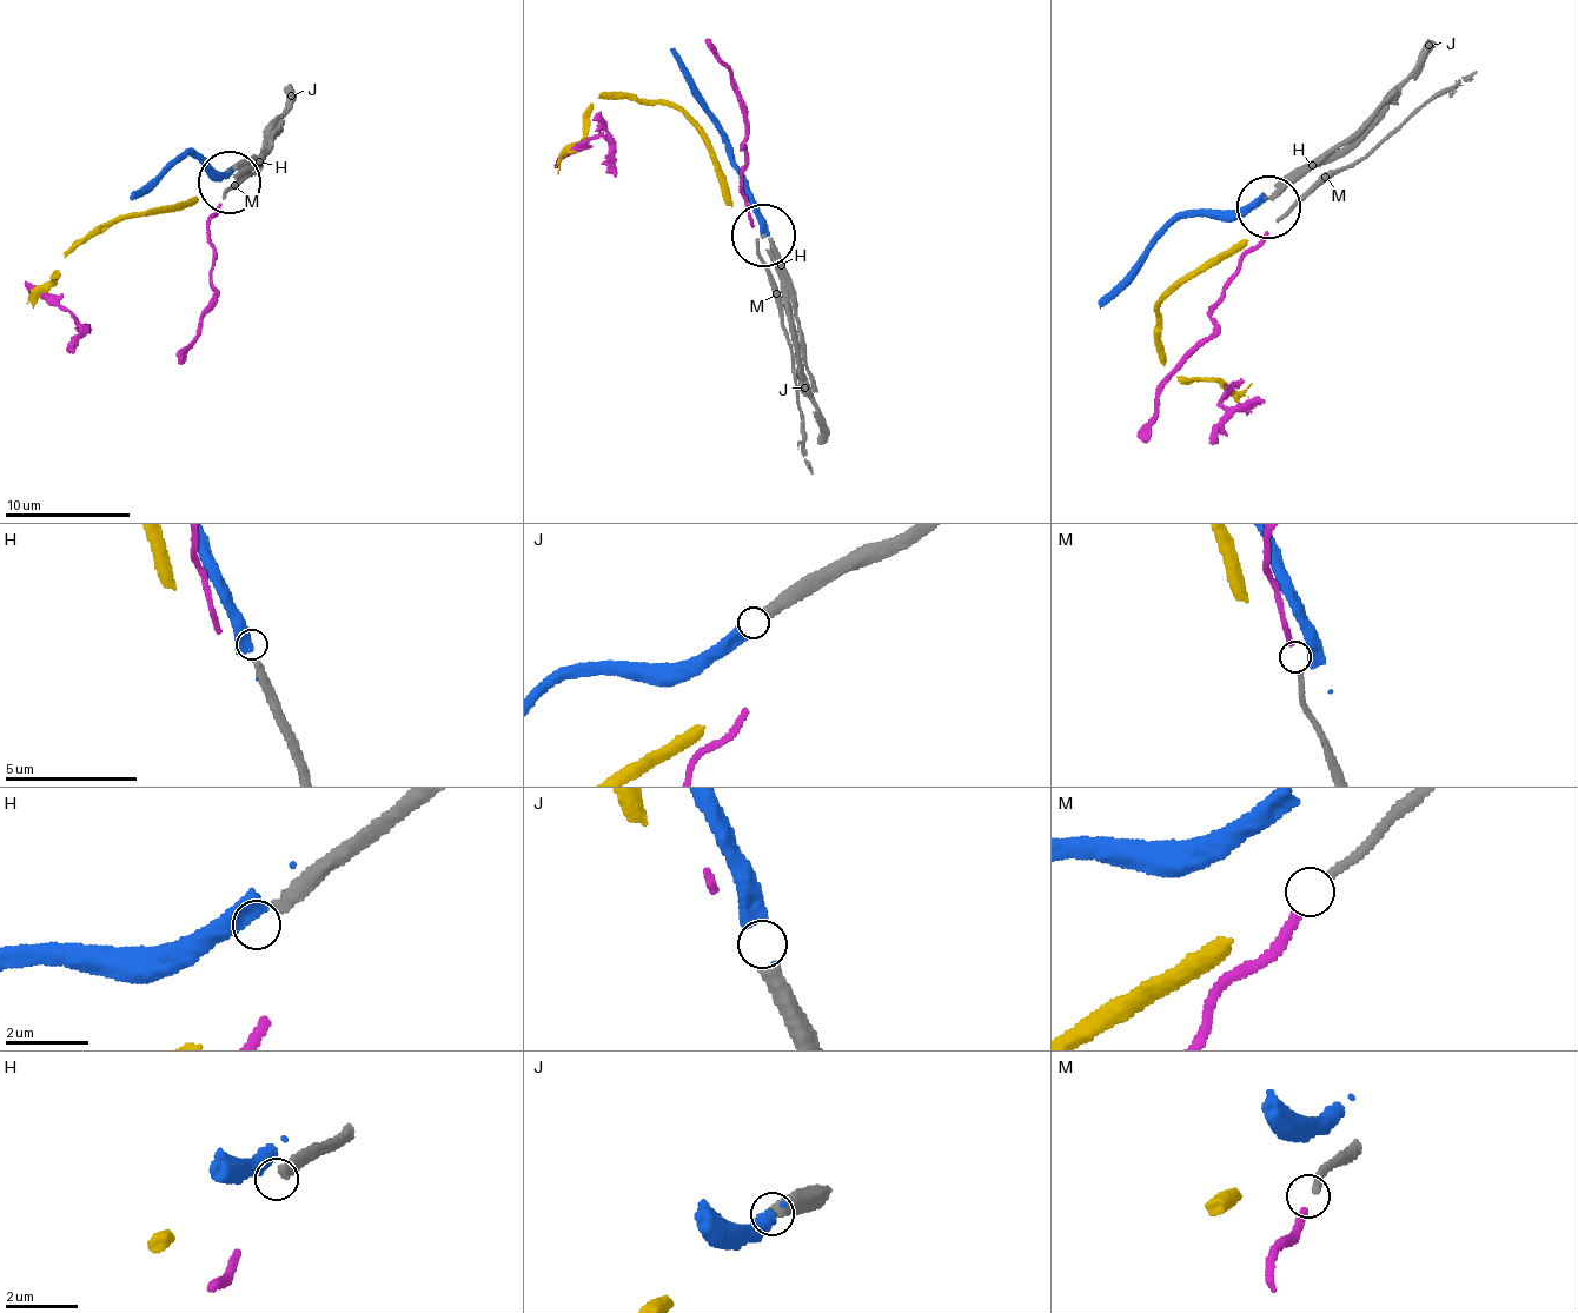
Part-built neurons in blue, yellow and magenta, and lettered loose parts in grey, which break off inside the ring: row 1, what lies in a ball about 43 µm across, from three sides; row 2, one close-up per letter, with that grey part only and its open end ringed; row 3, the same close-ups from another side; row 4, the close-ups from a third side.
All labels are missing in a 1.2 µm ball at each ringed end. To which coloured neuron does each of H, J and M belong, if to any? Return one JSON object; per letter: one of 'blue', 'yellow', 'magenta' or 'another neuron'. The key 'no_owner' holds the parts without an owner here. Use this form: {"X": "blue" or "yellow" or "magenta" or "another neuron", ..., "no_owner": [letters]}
{"H": "another neuron", "J": "blue", "M": "magenta", "no_owner": ["H"]}

